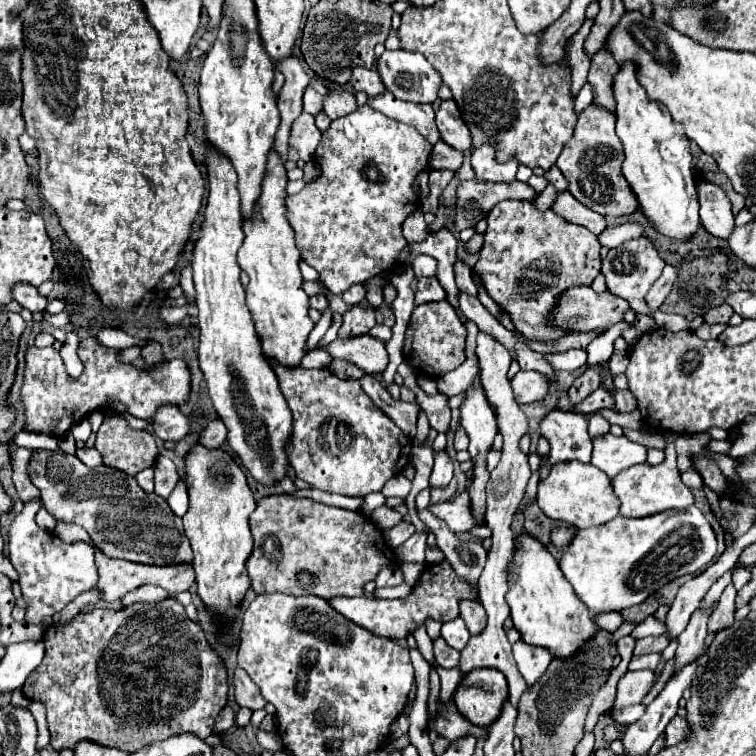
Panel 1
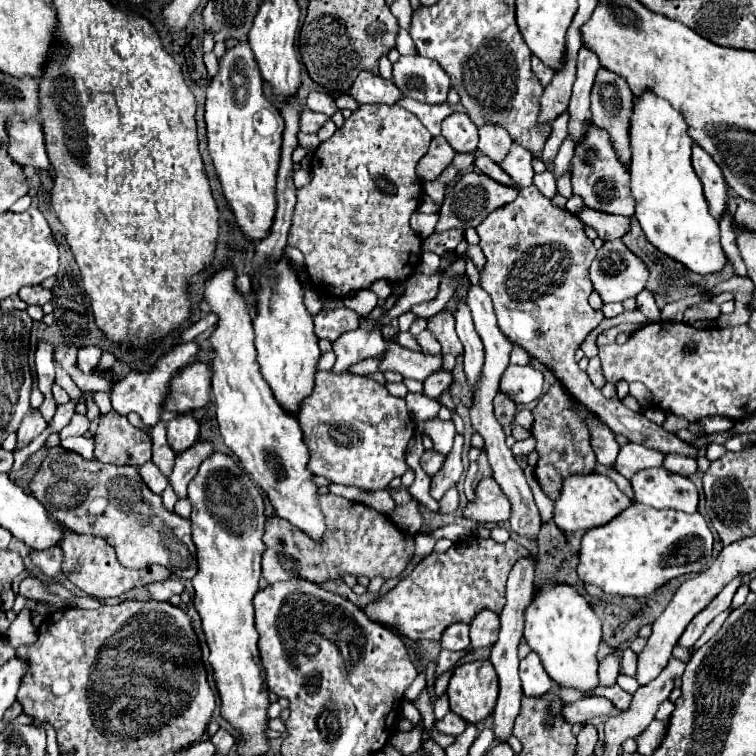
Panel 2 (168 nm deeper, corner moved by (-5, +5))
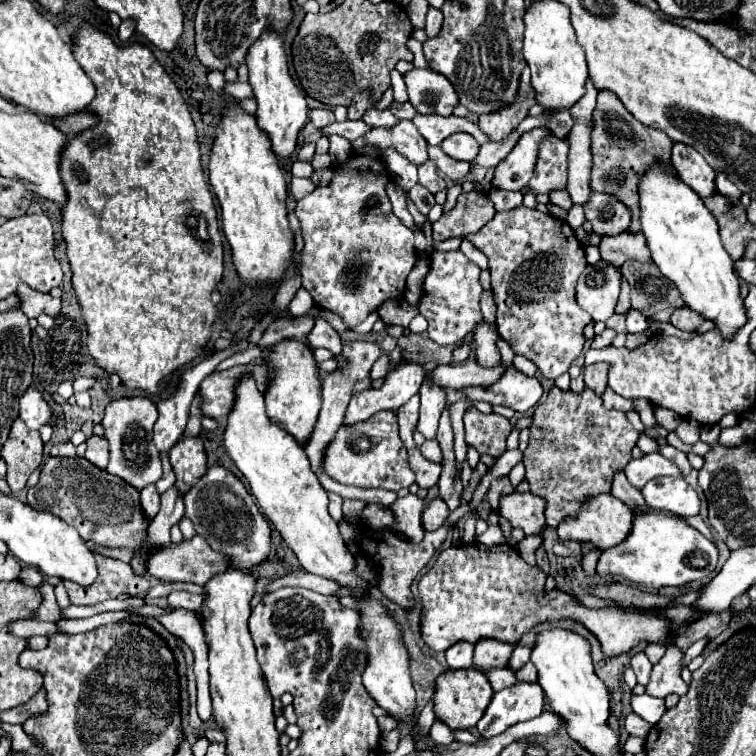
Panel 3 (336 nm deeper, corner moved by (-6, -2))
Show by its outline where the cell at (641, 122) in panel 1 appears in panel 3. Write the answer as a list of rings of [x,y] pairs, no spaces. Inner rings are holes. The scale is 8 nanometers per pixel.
[[[654,161],[650,169],[642,173],[638,191],[640,225],[646,235],[652,261],[658,265],[662,275],[678,287],[684,303],[692,311],[702,313],[706,319],[714,319],[722,335],[732,337],[732,333],[746,323],[740,283],[732,269],[732,257],[720,243],[718,223],[708,207],[704,207],[702,197],[678,179],[672,165],[662,161]]]

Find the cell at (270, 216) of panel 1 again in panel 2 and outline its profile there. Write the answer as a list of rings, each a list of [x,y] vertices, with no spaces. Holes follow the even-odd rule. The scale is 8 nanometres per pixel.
[[[283,256],[283,260],[279,260],[279,264],[267,272],[267,276],[259,276],[259,292],[255,292],[255,296],[259,298],[259,304],[253,328],[261,374],[283,410],[297,416],[299,406],[307,396],[311,396],[311,390],[315,388],[321,350],[313,332],[313,316],[305,310],[303,304],[303,288],[291,270],[287,256]]]

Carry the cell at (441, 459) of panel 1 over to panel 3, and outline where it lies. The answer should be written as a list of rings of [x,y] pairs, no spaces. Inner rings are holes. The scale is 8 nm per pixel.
[[[428,381],[420,387],[420,419],[418,419],[418,431],[424,435],[424,439],[436,439],[438,421],[446,407],[446,393],[442,387],[432,385]]]

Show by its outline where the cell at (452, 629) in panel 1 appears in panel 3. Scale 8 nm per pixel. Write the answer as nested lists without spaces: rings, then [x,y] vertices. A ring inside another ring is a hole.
[[[460,641],[460,643],[454,643],[452,647],[448,647],[446,661],[448,661],[450,669],[472,667],[472,651],[474,651],[474,645],[468,641]]]

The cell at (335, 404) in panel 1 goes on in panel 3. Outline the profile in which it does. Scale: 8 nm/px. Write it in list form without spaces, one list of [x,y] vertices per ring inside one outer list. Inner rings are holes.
[[[380,411],[364,423],[340,425],[328,451],[324,451],[324,473],[328,477],[364,489],[382,487],[388,491],[400,491],[402,487],[410,487],[414,483],[414,471],[406,463],[406,447],[398,435],[398,417],[394,411]]]

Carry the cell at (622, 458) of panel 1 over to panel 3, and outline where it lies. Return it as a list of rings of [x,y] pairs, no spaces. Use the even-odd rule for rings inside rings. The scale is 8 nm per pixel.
[[[650,453],[650,455],[642,455],[640,459],[632,459],[624,467],[624,473],[628,481],[638,489],[642,489],[654,477],[662,477],[662,475],[678,477],[680,475],[678,467],[670,463],[668,459],[664,459],[660,453]]]

